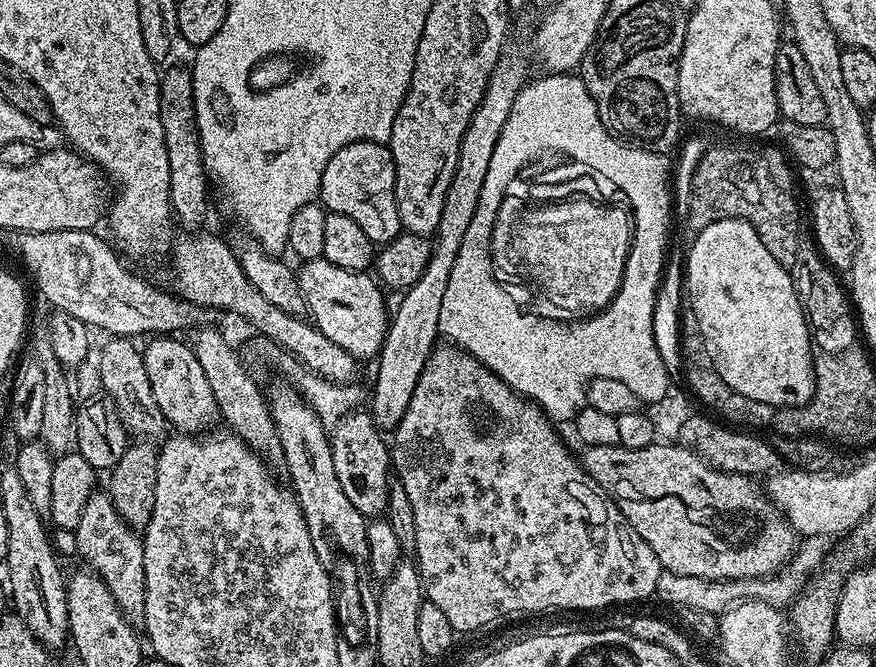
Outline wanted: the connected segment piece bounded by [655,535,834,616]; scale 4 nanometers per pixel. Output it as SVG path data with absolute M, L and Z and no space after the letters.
M810 535L801 537L797 541L793 558L785 567L781 568L775 577L763 580L731 580L710 581L700 578L691 578L689 575L676 575L673 572L661 571L655 595L664 603L673 608L688 608L696 611L706 611L715 616L726 612L733 604L745 599L766 601L779 608L787 607L792 600L807 587L809 579L822 564L823 560L831 555L834 548L833 537L828 535Z

